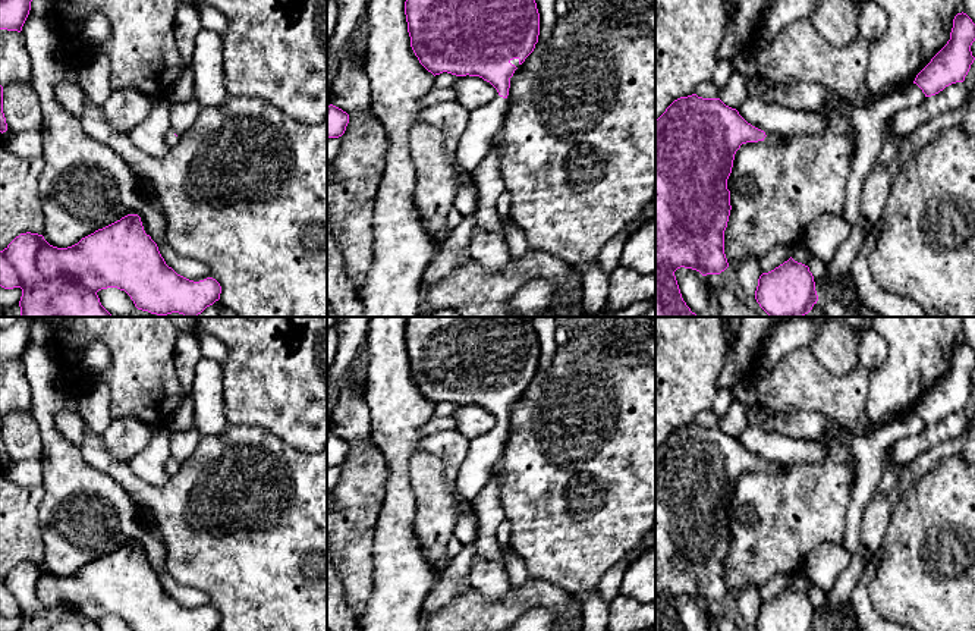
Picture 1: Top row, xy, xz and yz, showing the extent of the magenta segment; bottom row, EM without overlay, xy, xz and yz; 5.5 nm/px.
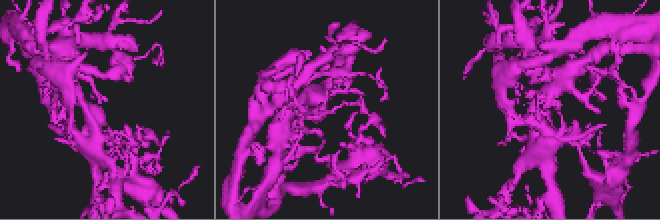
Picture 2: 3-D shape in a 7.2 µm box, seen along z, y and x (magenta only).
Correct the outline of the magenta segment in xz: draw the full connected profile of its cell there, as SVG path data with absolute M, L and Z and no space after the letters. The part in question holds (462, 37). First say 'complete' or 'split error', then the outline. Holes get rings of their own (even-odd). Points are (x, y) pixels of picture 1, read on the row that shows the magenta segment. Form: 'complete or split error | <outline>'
split error | M406 0L405 15L411 47L428 72L434 76L443 72L479 76L498 92L487 106L469 112L468 126L459 139L456 163L471 173L487 157L501 131L510 78L538 43L537 3L535 0Z

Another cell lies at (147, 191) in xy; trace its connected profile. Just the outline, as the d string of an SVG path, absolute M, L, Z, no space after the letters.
M133 173L133 175L138 179L141 195L142 195L144 201L155 211L160 211L164 217L161 203L160 203L158 197L154 194L152 185L144 176L139 176L136 173Z

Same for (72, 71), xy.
M63 59L63 70L65 70L65 79L73 84L79 84L81 79L81 69L85 63L75 63L67 59Z

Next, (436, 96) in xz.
M433 87L430 92L421 100L424 107L430 107L444 101L457 101L457 95L453 88Z

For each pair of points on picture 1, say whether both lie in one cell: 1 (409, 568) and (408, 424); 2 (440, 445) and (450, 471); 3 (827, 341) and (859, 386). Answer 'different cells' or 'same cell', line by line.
1: same cell
2: same cell
3: different cells

